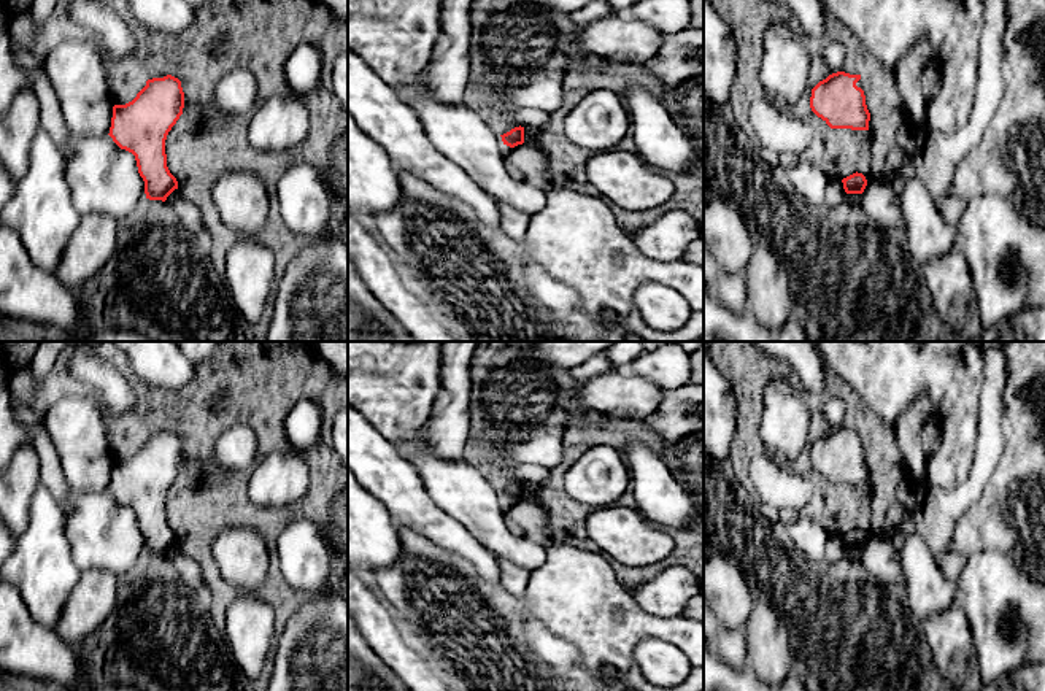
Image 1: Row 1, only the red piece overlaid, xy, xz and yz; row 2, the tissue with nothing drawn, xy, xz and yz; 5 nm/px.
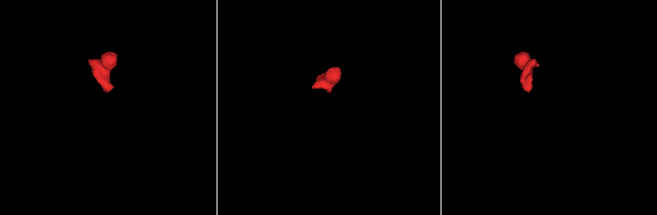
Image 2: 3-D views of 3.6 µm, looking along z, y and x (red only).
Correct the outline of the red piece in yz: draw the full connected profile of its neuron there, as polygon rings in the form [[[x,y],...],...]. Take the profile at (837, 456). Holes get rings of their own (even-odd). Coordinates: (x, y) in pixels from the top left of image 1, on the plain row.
[[[837,427],[812,445],[810,464],[831,484],[869,486],[870,469],[856,438],[861,430]]]

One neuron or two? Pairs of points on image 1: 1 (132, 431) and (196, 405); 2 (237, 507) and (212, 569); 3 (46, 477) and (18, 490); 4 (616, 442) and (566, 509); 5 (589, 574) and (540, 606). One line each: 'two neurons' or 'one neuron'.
1: one neuron
2: one neuron
3: two neurons
4: one neuron
5: one neuron

